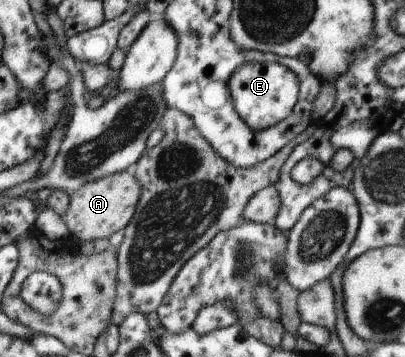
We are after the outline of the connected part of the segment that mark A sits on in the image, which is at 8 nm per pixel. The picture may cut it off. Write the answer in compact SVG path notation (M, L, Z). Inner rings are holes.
M125 170L82 184L79 190L69 194L68 208L61 216L71 241L76 244L96 238L108 239L112 233L126 227L134 218L141 190L139 181Z

